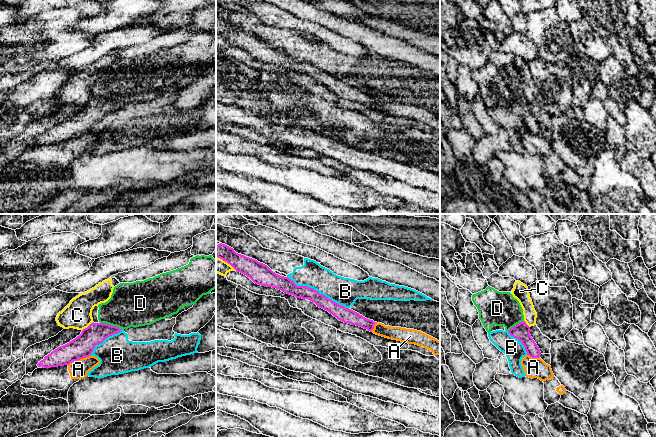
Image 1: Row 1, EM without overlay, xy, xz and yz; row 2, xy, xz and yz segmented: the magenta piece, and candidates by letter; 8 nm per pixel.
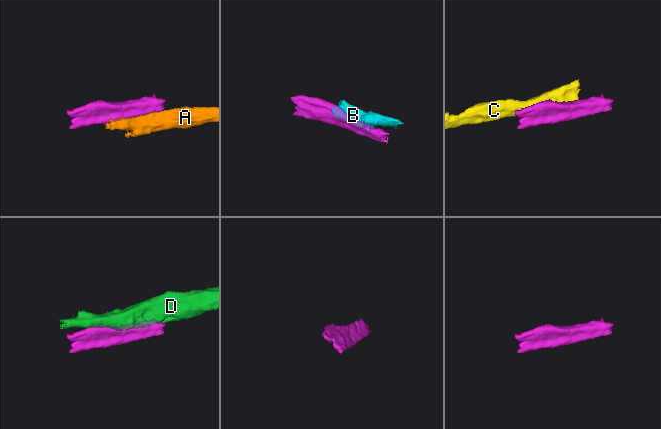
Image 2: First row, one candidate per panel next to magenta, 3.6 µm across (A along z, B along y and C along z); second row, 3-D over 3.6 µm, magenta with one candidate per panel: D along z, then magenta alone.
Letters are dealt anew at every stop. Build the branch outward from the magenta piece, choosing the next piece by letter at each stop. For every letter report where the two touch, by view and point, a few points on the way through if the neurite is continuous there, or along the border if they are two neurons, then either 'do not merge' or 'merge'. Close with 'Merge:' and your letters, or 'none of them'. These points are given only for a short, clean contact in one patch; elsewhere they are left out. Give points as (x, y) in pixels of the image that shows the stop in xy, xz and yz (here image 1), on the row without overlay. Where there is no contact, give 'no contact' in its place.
A: xy (78, 135) | do not merge
B: xz (317, 67) | do not merge
C: xy (88, 102) | do not merge
D: xy (111, 101) | do not merge
Merge: none of them

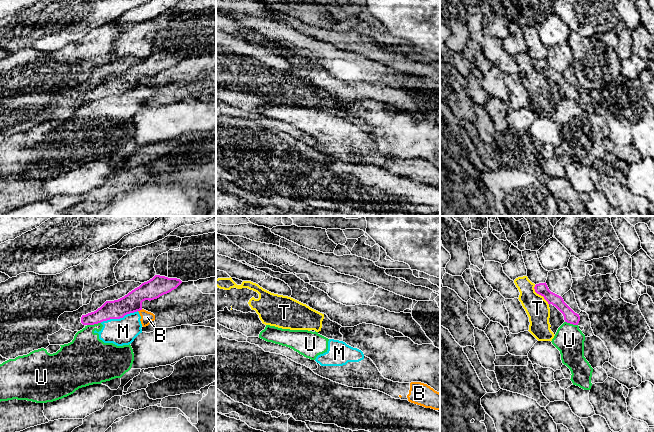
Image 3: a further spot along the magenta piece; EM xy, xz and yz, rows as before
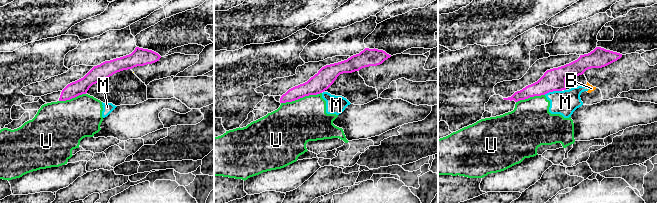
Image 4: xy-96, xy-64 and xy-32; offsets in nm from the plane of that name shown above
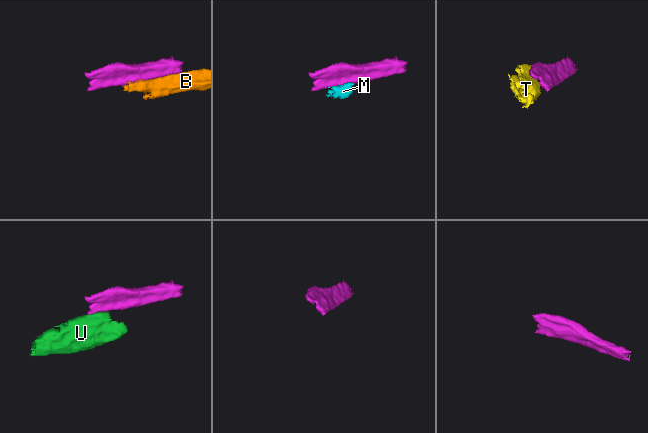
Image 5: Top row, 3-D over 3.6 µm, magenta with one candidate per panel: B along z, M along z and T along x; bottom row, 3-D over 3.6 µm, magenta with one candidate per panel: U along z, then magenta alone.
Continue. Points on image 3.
B: xy (140, 85) | do not merge
M: xy (118, 94) | along xy (137, 86), (119, 94), (110, 94), (100, 98) | do not merge
T: yz (540, 70) | do not merge
U: xy (93, 100) | along xy (100, 98), (87, 101) | do not merge
Merge: none of them

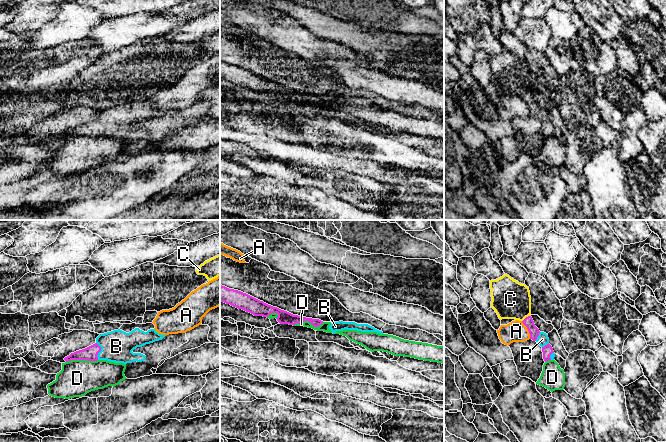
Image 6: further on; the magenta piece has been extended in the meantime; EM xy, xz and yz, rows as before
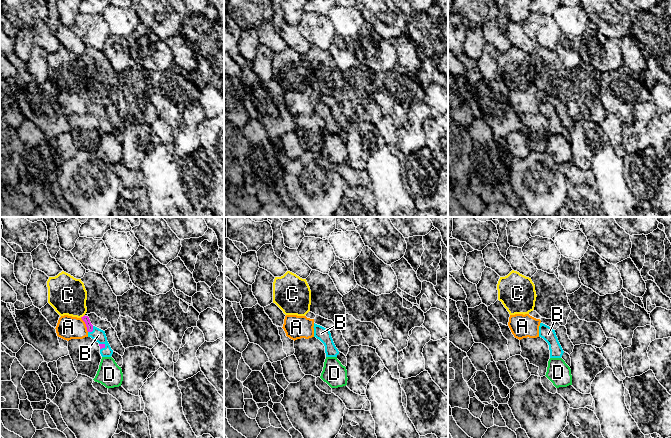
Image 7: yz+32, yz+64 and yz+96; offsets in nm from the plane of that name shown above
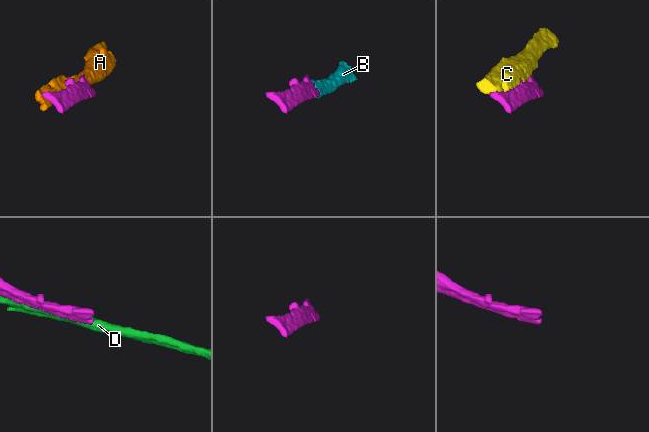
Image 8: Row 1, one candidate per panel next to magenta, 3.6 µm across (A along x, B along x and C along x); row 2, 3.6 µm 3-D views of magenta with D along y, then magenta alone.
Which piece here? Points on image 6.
A: yz (528, 106) | along yz (521, 97), (526, 103), (530, 114) | do not merge
B: xy (100, 126) | across xy (90, 129), (100, 126), (108, 122), (116, 122) | merge
C: yz (525, 94) | do not merge
D: xy (81, 135) | do not merge
Merge: B

